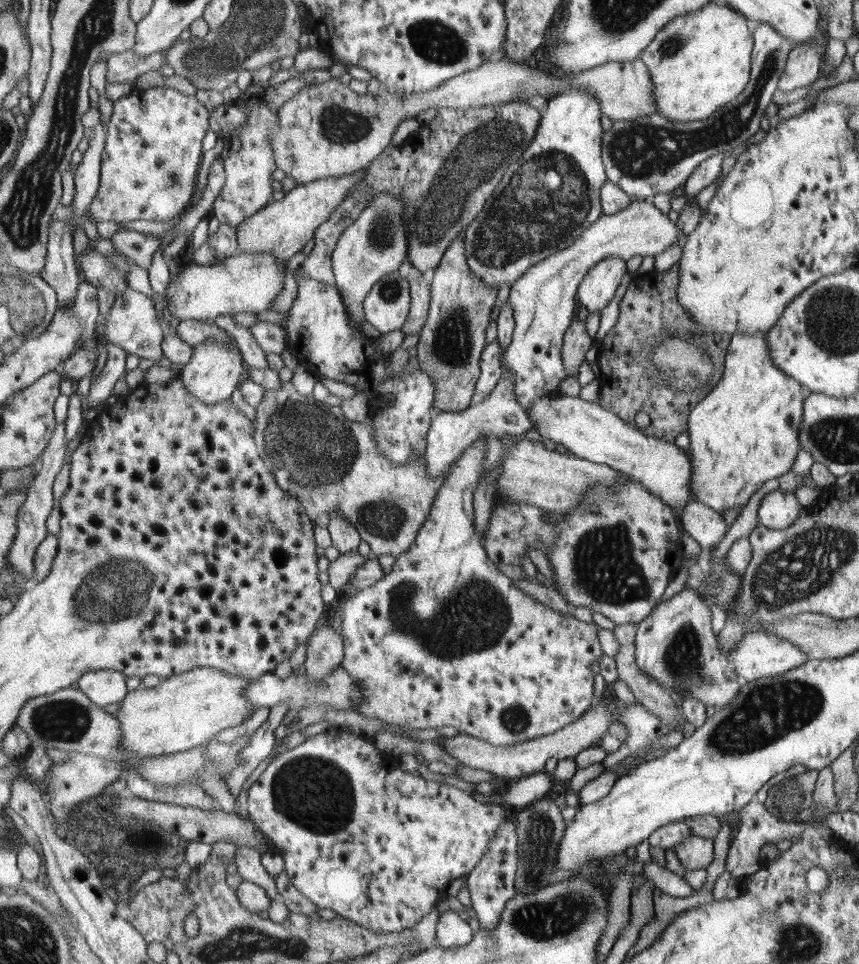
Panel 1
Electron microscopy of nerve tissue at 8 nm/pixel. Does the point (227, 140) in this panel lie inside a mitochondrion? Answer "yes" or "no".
no

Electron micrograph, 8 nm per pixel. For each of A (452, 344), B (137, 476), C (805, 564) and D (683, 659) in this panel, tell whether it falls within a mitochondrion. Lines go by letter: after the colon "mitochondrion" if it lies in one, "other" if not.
A: mitochondrion
B: other
C: mitochondrion
D: mitochondrion

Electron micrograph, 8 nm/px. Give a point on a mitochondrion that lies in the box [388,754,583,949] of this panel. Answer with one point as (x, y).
(538, 840)

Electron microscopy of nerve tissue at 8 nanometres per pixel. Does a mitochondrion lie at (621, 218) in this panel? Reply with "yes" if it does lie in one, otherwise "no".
no

